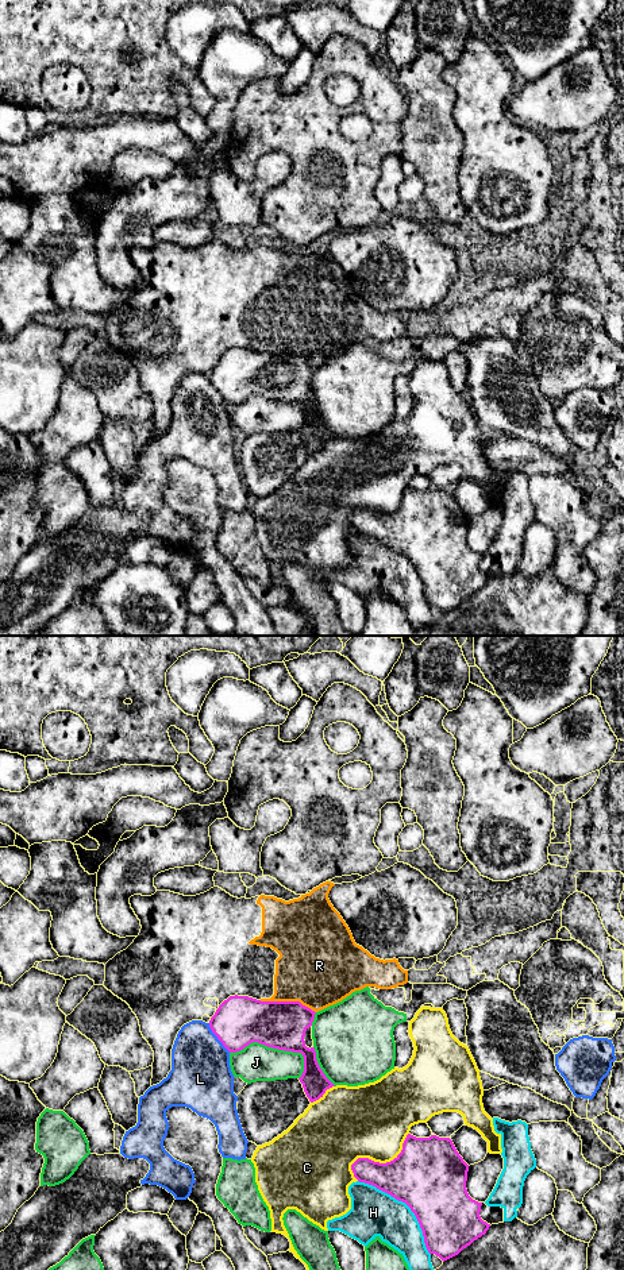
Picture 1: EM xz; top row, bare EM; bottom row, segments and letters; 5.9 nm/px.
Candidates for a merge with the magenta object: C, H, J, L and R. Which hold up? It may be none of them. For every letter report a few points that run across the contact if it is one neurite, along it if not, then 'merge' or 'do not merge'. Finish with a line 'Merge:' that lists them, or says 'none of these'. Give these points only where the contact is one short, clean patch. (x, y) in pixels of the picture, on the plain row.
C: do not merge
H: do not merge
J: do not merge
L: do not merge
R: do not merge
Merge: none of these

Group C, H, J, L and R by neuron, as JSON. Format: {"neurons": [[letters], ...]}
{"neurons": [["C"], ["H"], ["J"], ["L"], ["R"]]}

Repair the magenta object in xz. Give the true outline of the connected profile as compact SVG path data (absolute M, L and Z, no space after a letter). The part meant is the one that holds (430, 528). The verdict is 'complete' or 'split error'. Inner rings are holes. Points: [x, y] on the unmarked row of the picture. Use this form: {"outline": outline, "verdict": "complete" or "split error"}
{"outline": "M408 486L401 505L393 513L380 516L369 510L358 510L351 517L351 522L359 534L373 537L405 555L420 576L428 605L443 614L458 607L490 579L479 568L482 555L473 552L467 545L469 517L450 490L436 487L416 490Z", "verdict": "complete"}

